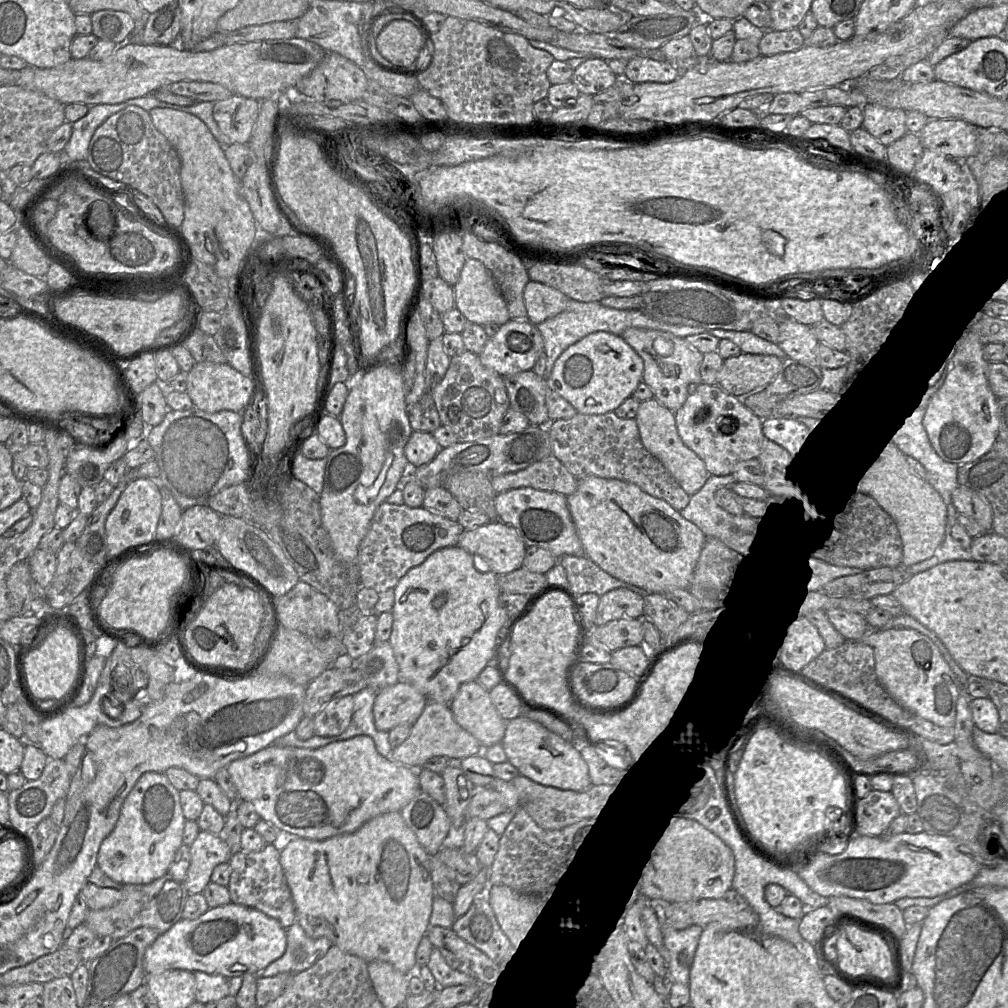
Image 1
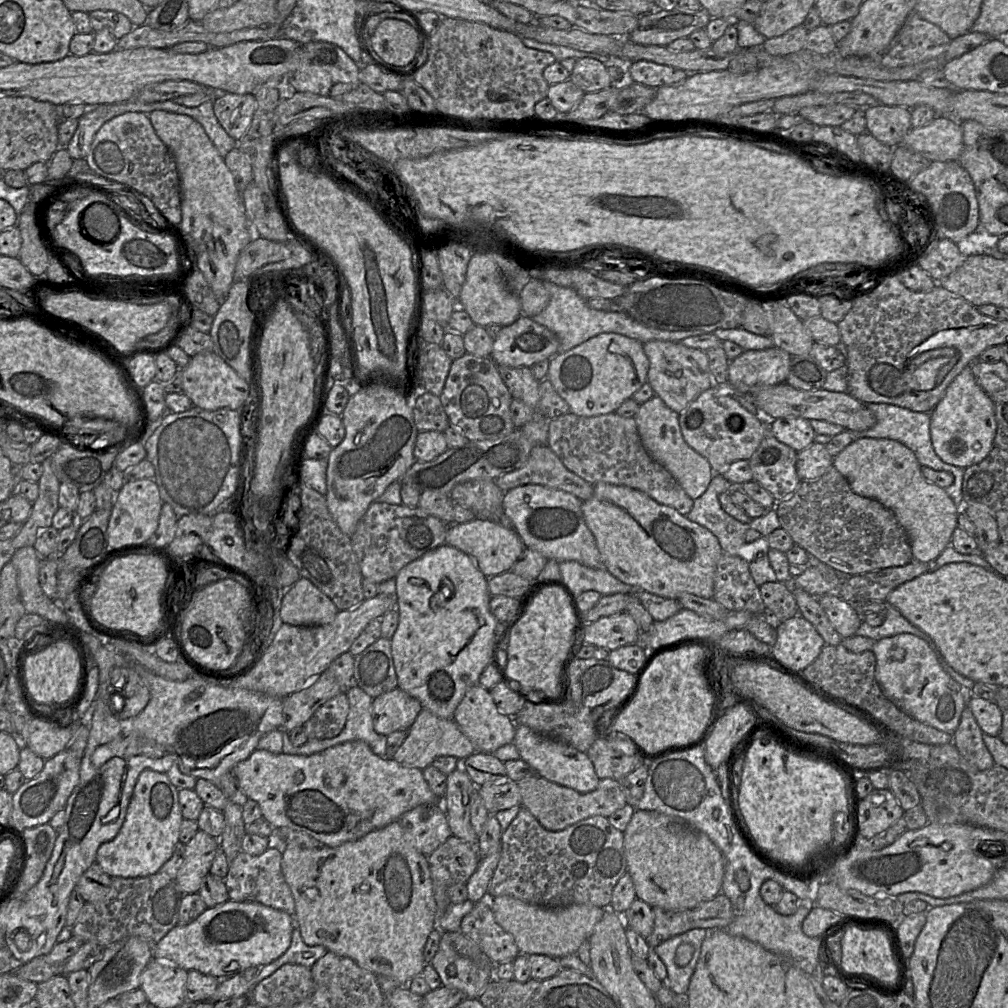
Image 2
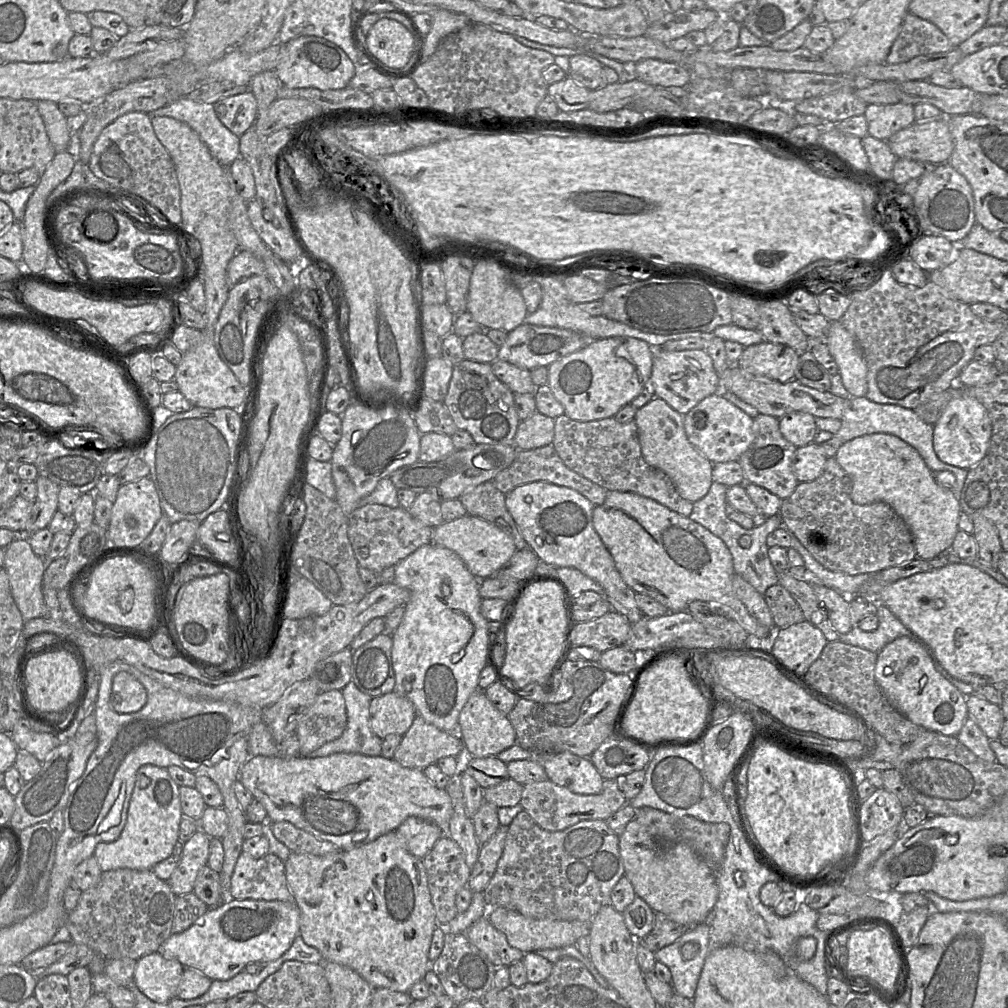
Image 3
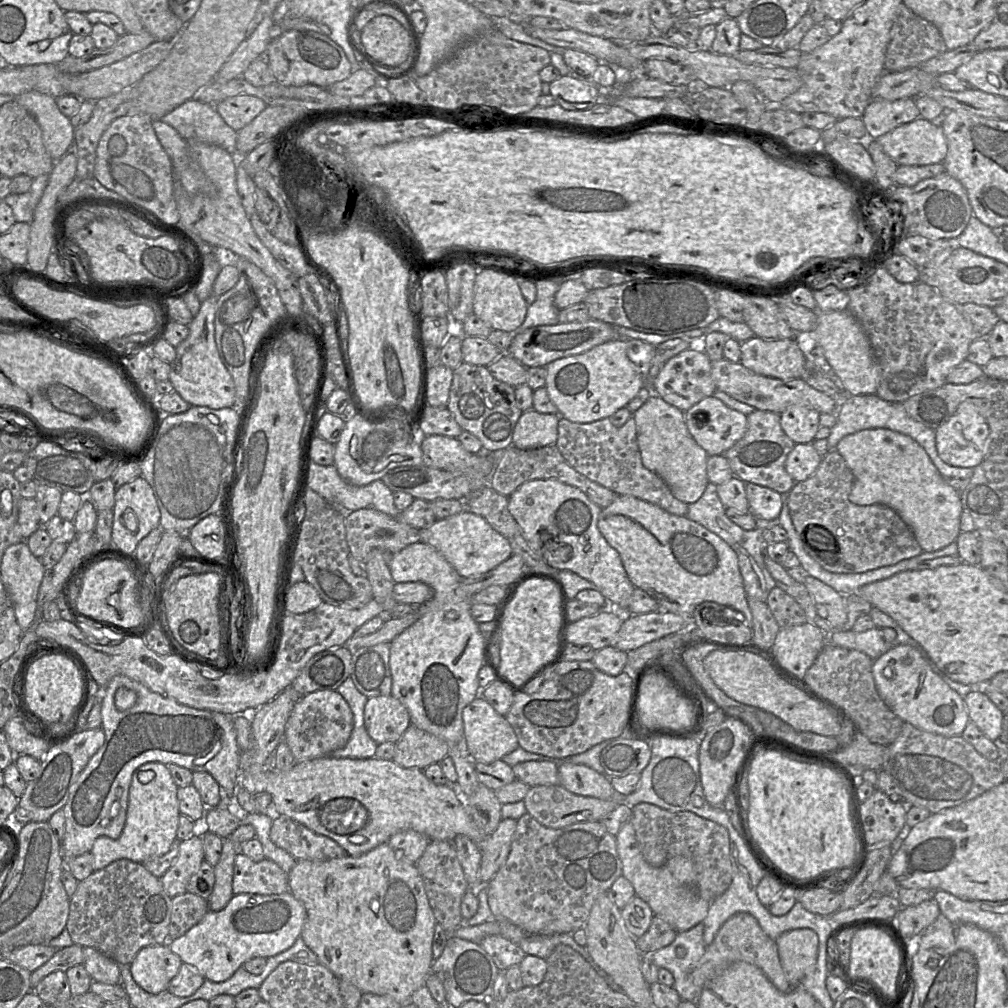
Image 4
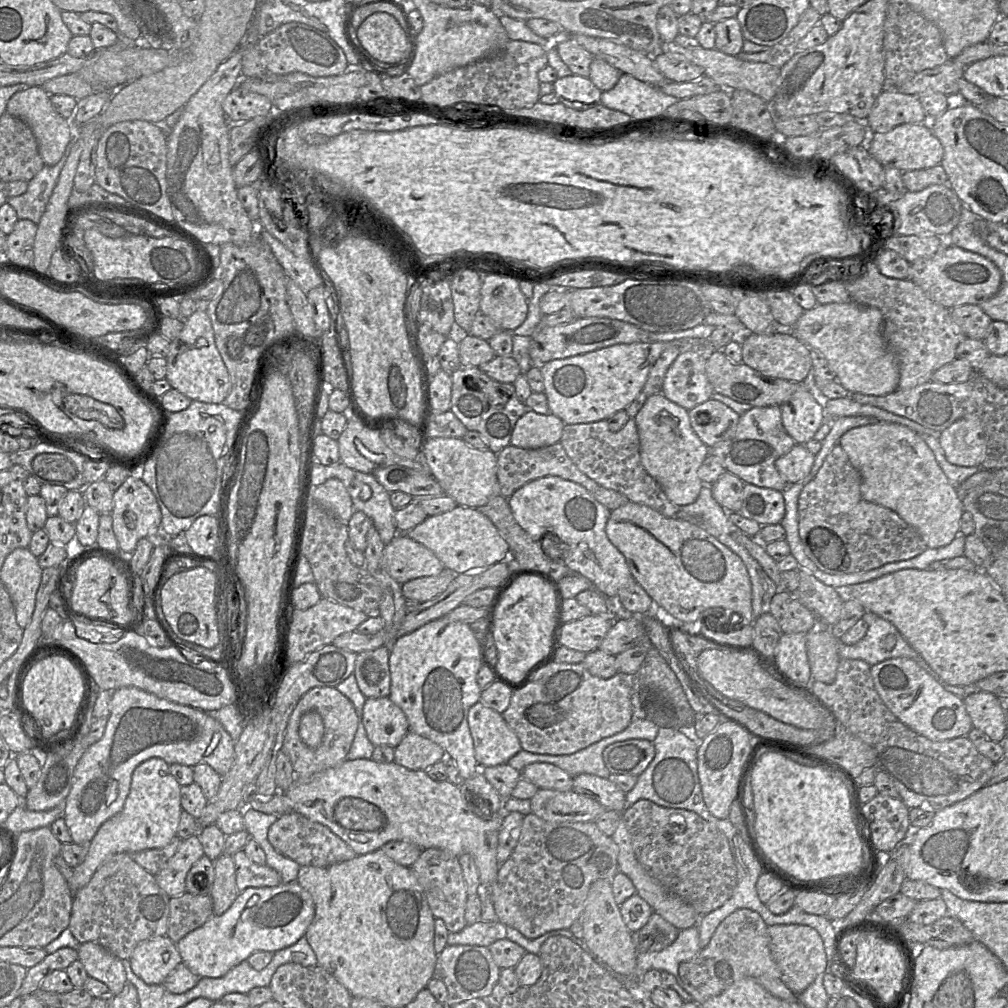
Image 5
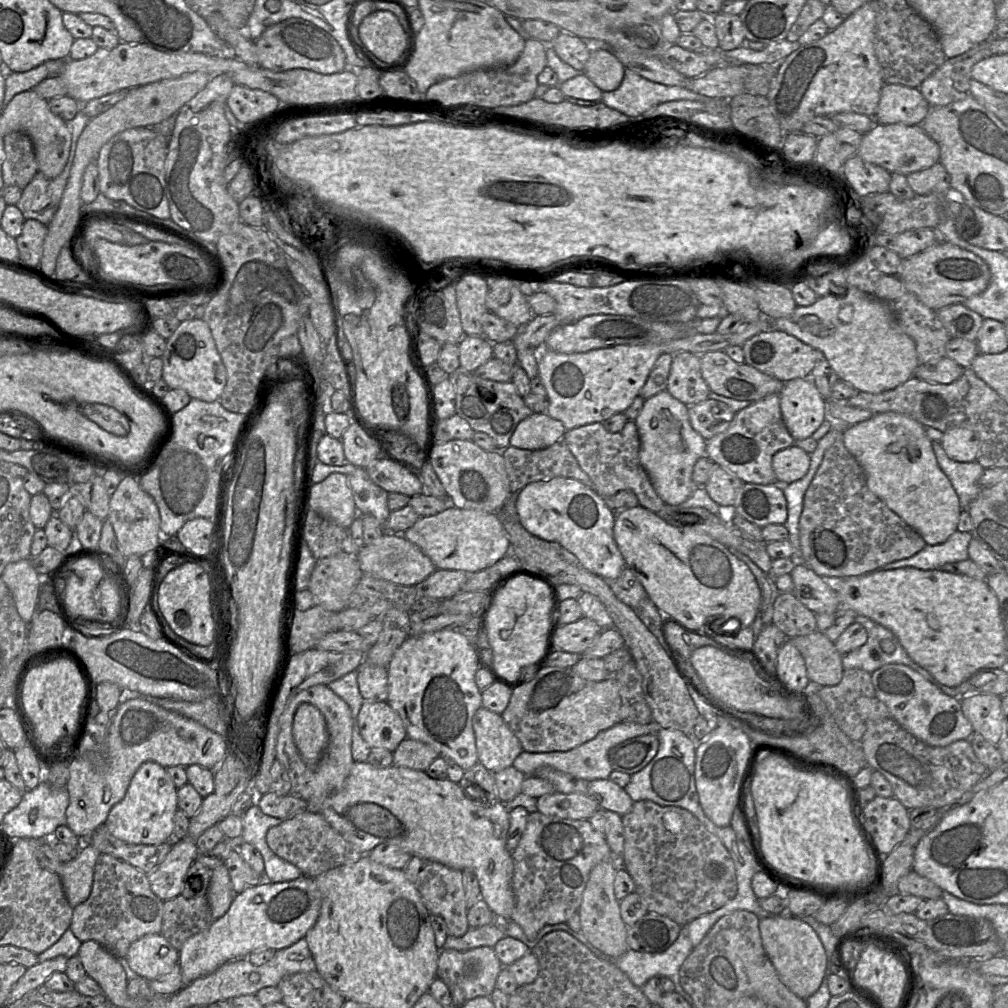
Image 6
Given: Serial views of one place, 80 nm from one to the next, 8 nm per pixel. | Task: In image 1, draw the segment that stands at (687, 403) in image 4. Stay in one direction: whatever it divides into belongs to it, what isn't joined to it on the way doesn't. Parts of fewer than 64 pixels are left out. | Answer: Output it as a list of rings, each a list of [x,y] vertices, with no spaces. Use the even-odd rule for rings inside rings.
[[[629,328],[622,333],[621,337],[643,359],[642,381],[652,389],[654,398],[671,411],[678,410],[686,401],[692,388],[702,383],[700,365],[704,354],[692,347],[685,338],[666,331],[643,328]]]

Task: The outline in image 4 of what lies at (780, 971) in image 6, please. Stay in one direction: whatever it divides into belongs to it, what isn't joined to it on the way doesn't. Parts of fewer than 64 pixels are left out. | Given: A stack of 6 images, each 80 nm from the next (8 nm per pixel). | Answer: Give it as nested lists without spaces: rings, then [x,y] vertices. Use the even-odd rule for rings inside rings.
[[[809,928],[786,931],[776,940],[780,962],[791,986],[811,974],[816,967],[819,938]]]

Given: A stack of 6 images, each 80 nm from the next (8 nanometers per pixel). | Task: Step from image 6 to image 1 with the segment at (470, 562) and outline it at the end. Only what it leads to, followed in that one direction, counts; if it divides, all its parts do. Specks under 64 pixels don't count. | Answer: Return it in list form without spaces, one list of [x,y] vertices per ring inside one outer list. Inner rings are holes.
[[[500,520],[464,530],[457,546],[485,559],[496,575],[521,568],[527,548],[516,529]]]

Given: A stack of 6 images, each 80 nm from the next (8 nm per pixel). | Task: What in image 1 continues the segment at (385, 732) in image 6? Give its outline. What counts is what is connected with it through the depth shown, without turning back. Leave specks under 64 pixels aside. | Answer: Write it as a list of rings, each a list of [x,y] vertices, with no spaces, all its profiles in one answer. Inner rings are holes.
[[[403,680],[380,690],[373,705],[376,729],[389,732],[398,725],[413,725],[427,701],[426,695]]]

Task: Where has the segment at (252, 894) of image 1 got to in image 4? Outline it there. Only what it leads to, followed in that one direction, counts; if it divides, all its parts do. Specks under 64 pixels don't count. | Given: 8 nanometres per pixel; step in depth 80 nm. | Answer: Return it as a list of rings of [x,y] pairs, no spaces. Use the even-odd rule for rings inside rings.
[[[237,852],[233,874],[234,895],[276,895],[288,891],[288,875],[275,862],[267,858],[255,862],[242,852]]]

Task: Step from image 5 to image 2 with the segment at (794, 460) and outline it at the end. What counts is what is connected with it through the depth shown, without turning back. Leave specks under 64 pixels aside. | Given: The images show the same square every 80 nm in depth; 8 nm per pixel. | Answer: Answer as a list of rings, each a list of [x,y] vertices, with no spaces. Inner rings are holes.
[[[813,442],[796,454],[796,472],[801,481],[820,478],[833,464],[833,458],[821,443]]]

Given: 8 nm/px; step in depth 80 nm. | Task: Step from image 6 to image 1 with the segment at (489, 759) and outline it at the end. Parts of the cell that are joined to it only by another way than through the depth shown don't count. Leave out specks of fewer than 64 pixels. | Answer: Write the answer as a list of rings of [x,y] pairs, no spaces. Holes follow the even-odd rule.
[[[477,680],[463,683],[449,706],[455,721],[478,740],[482,751],[501,743],[507,721],[498,714],[489,691]]]

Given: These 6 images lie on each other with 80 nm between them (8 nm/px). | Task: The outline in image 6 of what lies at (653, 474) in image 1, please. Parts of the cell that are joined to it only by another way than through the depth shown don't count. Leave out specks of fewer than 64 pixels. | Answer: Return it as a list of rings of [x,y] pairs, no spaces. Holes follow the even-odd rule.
[[[628,420],[617,433],[607,431],[600,422],[587,424],[566,430],[563,439],[580,468],[593,482],[598,495],[608,497],[621,490],[631,490],[637,496],[640,506],[654,513],[663,508],[665,502],[656,493],[639,460],[640,438],[634,421]]]

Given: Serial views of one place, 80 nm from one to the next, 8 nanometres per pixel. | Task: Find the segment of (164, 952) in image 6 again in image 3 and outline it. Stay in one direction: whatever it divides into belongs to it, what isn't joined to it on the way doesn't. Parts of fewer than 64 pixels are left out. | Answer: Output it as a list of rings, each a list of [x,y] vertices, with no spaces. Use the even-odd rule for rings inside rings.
[[[160,951],[137,960],[134,982],[150,1000],[166,1003],[177,997],[184,966],[174,958],[166,958]]]

